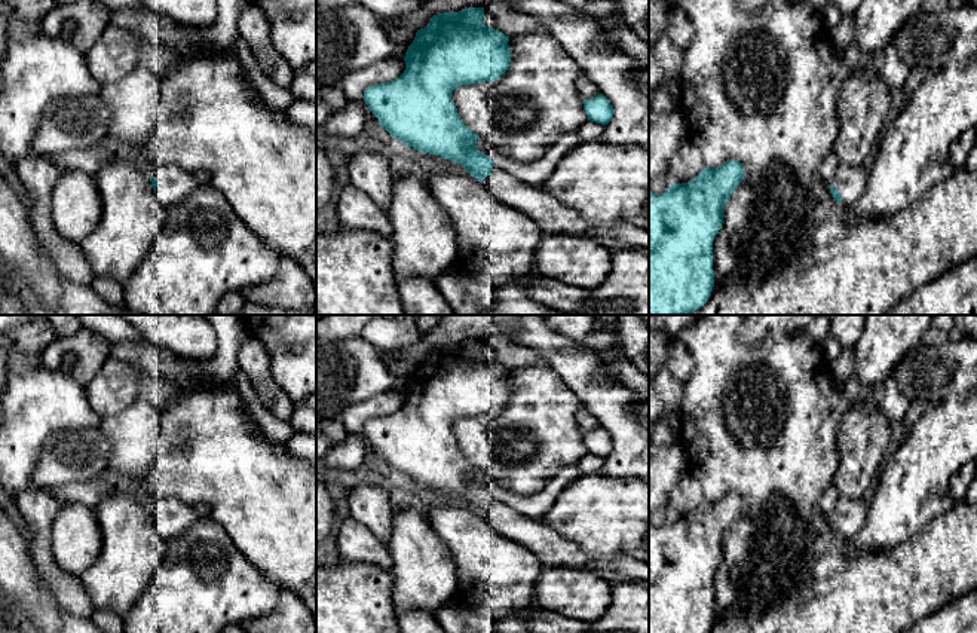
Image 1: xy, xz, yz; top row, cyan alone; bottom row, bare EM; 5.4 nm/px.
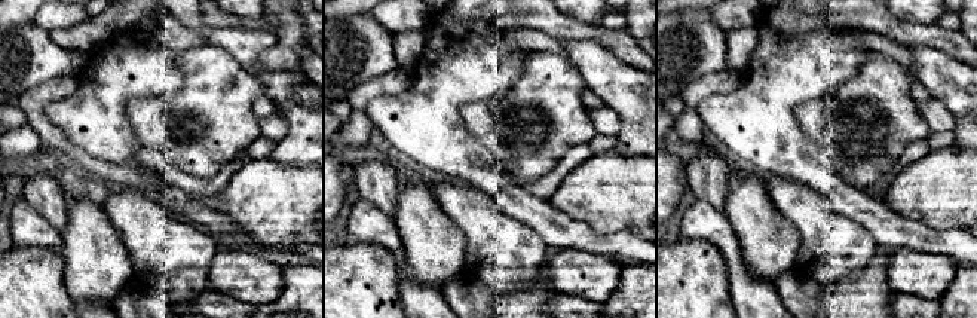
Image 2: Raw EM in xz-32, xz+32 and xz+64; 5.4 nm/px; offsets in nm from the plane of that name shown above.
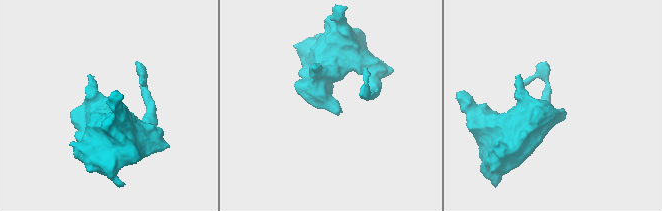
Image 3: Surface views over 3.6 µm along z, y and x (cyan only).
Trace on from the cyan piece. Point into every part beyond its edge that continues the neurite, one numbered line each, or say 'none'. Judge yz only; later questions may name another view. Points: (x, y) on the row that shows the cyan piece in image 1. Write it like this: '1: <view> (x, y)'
1: yz (850, 180)

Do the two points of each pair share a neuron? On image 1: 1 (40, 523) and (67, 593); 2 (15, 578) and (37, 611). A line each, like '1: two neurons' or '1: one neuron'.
1: one neuron
2: one neuron

